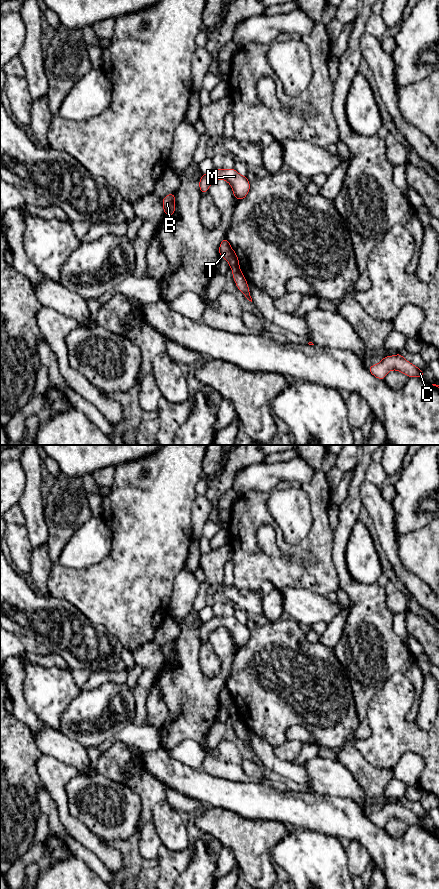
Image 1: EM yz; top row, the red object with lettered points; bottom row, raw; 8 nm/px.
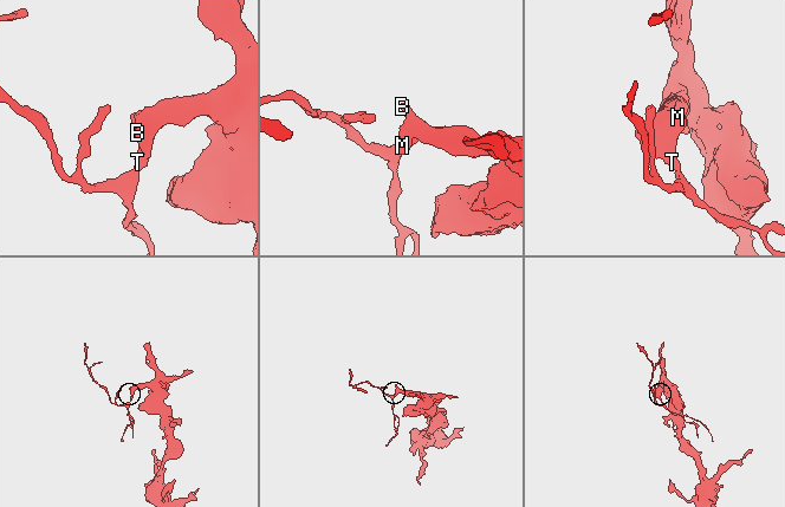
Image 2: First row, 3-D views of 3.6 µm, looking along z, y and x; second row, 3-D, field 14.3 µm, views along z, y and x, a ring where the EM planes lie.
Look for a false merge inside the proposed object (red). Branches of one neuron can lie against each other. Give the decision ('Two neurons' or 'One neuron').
One neuron

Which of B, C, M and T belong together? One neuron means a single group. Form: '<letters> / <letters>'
B C M T

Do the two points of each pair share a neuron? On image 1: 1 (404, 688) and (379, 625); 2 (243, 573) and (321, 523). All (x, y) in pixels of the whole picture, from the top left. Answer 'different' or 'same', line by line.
1: different
2: same

